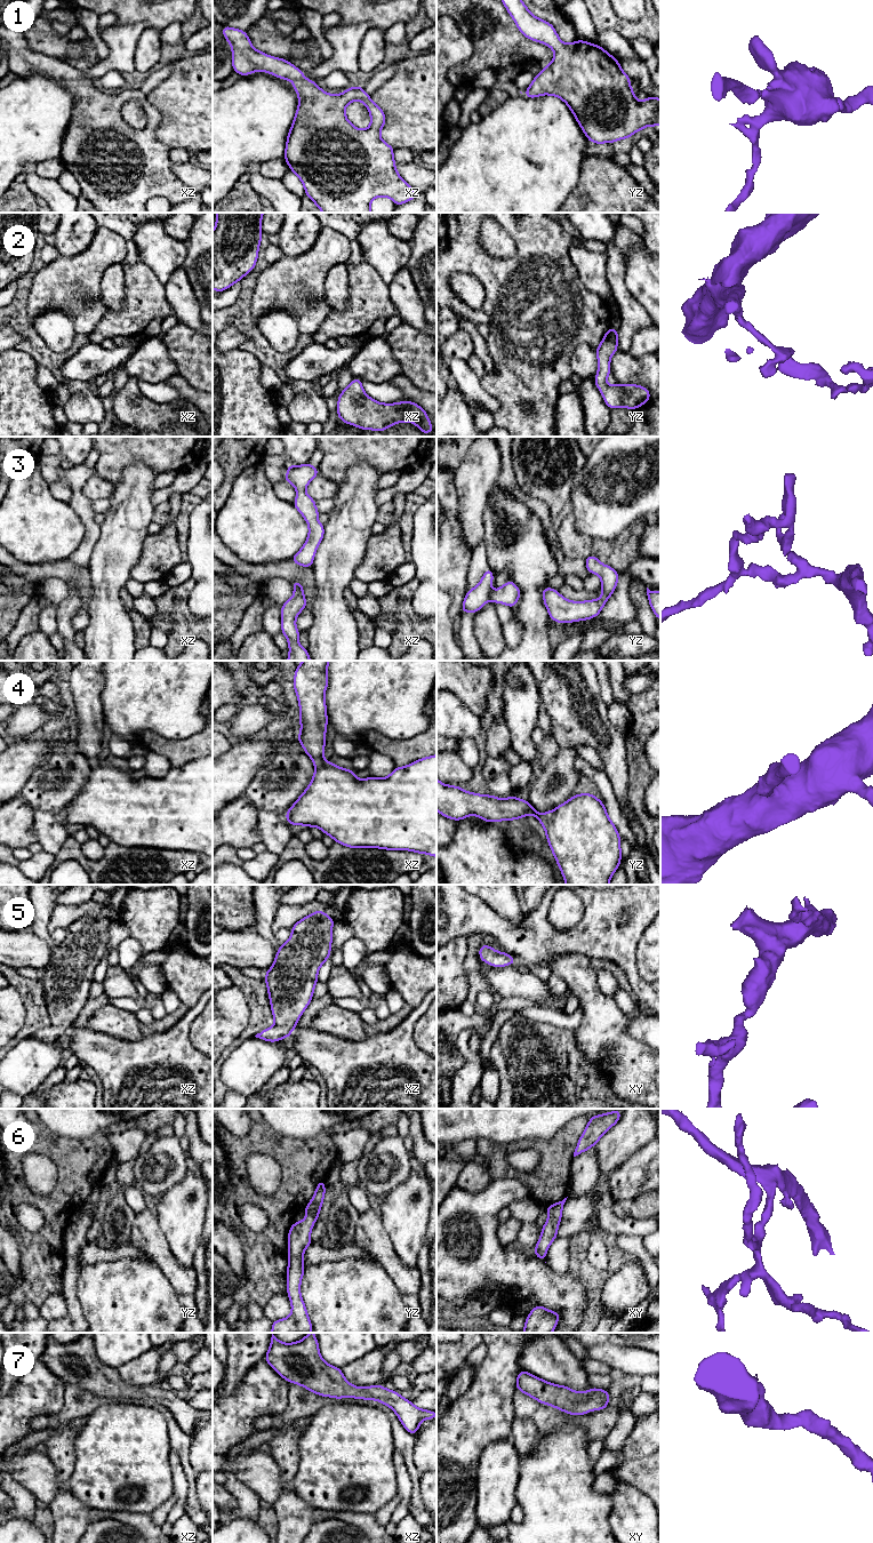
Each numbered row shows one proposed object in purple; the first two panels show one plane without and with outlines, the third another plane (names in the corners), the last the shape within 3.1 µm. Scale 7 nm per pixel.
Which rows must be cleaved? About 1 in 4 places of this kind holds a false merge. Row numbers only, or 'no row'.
no row

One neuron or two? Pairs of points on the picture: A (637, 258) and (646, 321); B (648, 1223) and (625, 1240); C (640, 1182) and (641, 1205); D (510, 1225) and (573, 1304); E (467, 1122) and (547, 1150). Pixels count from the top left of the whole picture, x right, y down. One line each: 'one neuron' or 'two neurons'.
A: two neurons
B: two neurons
C: two neurons
D: two neurons
E: two neurons

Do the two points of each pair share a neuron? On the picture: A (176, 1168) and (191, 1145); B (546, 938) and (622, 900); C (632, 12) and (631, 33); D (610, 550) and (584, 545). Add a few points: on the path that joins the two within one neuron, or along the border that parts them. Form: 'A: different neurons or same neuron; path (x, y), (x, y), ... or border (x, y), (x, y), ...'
A: different neurons; border (183, 1141), (187, 1153)
B: same neuron; path (565, 938), (583, 938), (603, 918)
C: different neurons; border (615, 12), (627, 20), (638, 20), (646, 12)
D: different neurons; border (593, 540), (591, 552)

